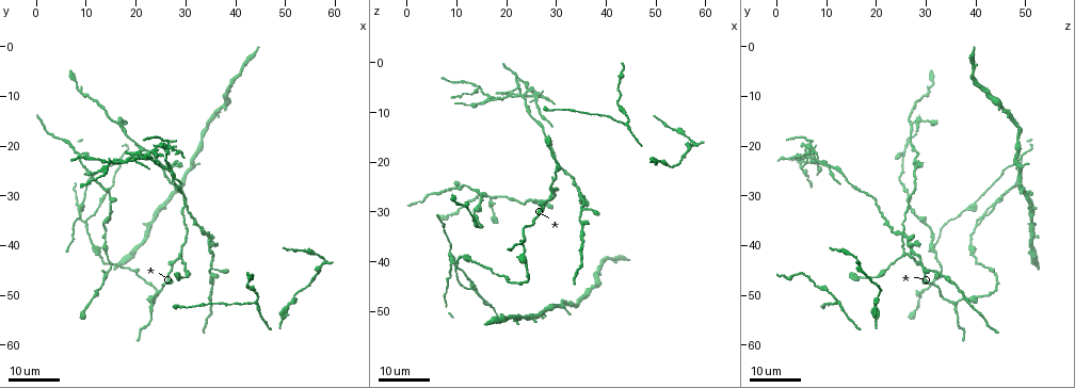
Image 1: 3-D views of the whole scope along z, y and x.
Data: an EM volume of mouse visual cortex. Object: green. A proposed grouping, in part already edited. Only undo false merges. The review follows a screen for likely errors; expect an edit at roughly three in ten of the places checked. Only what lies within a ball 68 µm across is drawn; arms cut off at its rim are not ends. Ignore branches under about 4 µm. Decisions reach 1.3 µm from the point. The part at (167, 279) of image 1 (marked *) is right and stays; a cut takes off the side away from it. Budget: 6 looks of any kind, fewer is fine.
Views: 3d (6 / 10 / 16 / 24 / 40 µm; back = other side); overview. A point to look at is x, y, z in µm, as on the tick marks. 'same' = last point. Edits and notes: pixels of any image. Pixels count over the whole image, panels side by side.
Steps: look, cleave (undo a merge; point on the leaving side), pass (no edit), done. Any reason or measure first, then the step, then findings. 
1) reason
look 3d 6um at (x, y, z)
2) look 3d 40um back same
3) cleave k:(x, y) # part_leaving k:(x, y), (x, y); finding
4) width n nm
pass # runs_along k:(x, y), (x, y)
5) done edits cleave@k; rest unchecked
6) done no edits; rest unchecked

thin arm on a thick one
look 3d 24um at (28.5, 42.0, 25.0)

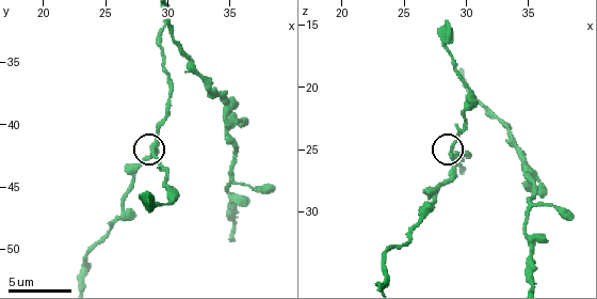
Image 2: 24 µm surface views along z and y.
look 3d 10um at (28.8, 42.0, 25.4)

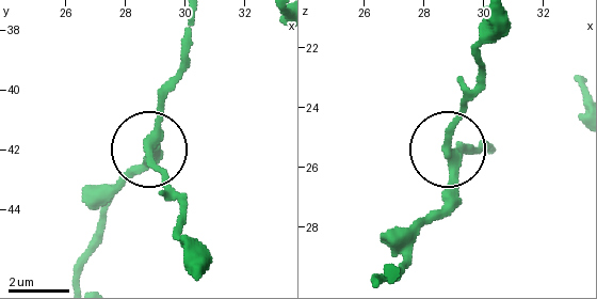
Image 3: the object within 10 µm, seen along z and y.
pass # runs_along 3:(384, 280), (445, 201), (455, 170), (448, 147), (468, 147); continuous, no second neuron

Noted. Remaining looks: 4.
two arms in line, one across
look 3d 24um at (9.5, 35.5, 40.0)

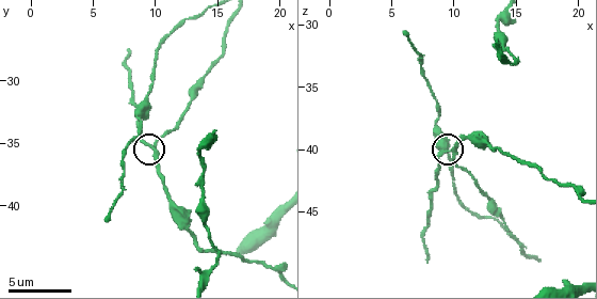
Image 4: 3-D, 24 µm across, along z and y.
look 3d 6um at (10.0, 35.6, 40.4)

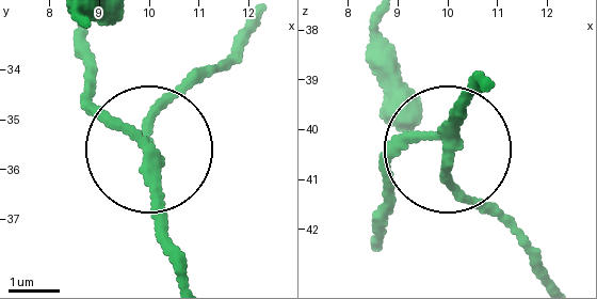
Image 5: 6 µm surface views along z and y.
width 200 nm
pass # continuous, no second neuron

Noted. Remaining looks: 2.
side arm on a straight run
look 3d 16um at (17.0, 15.5, 26.5)

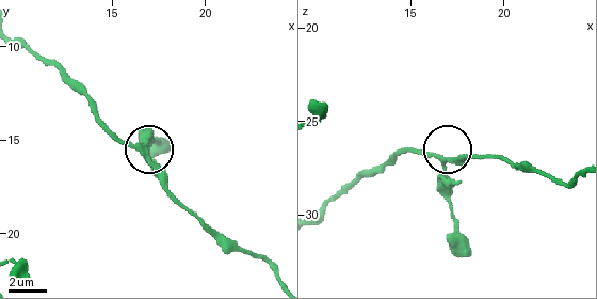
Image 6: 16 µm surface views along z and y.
closer look
look 3d 10um at (16.7, 15.6, 27.0)

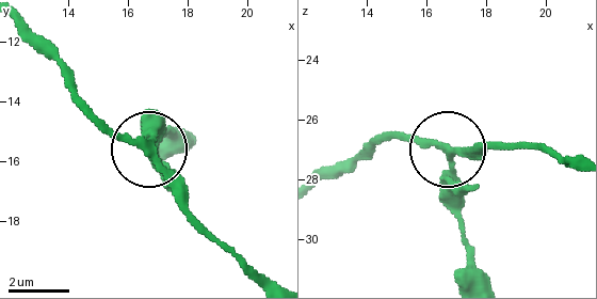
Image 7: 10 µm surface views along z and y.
arms 3
pass # runs_along 7:(564, 163), (526, 145), (454, 145), (449, 191), (457, 227); one neuron here

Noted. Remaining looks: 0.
done no edits; rest unchecked

